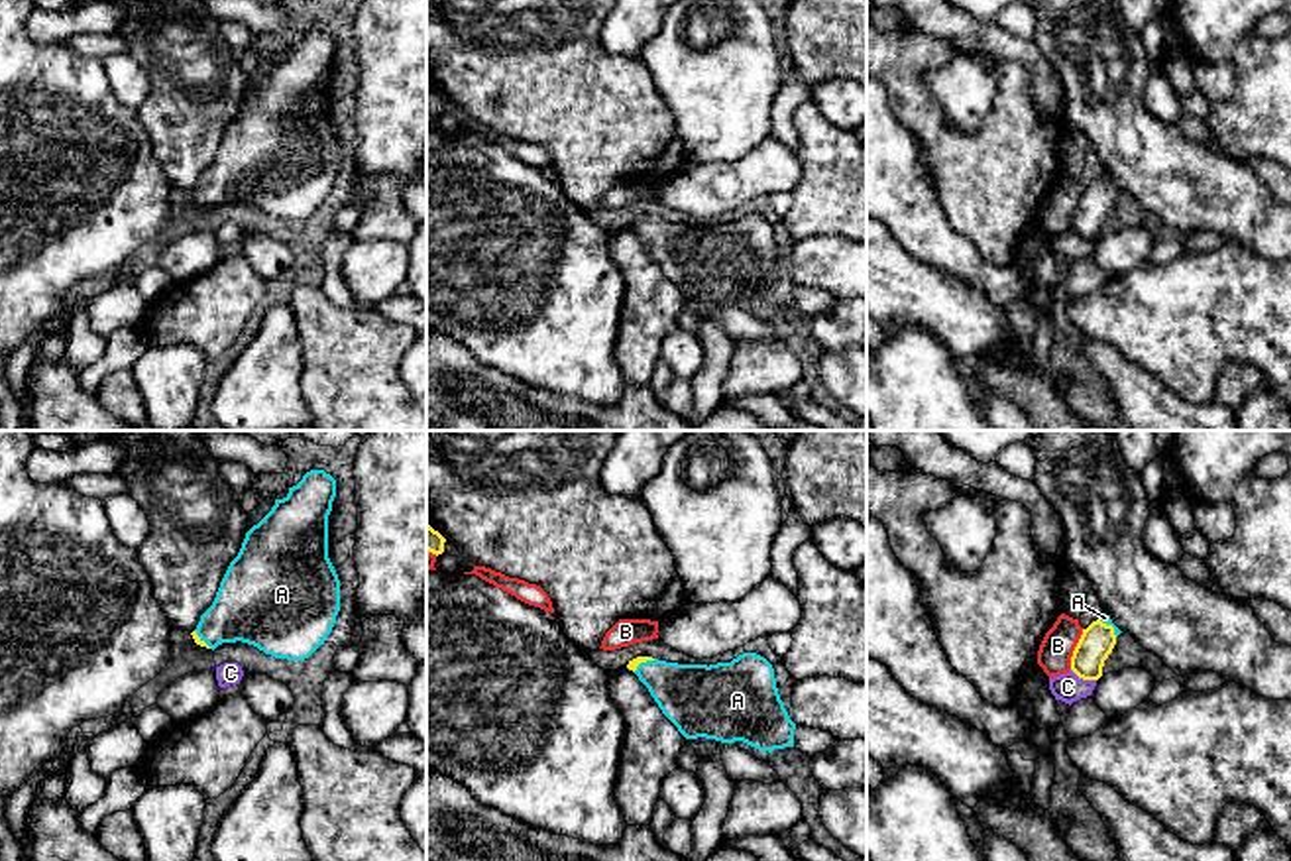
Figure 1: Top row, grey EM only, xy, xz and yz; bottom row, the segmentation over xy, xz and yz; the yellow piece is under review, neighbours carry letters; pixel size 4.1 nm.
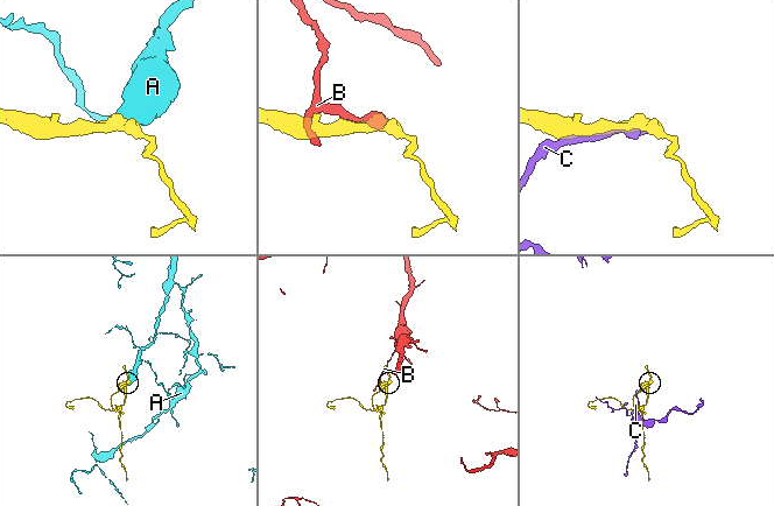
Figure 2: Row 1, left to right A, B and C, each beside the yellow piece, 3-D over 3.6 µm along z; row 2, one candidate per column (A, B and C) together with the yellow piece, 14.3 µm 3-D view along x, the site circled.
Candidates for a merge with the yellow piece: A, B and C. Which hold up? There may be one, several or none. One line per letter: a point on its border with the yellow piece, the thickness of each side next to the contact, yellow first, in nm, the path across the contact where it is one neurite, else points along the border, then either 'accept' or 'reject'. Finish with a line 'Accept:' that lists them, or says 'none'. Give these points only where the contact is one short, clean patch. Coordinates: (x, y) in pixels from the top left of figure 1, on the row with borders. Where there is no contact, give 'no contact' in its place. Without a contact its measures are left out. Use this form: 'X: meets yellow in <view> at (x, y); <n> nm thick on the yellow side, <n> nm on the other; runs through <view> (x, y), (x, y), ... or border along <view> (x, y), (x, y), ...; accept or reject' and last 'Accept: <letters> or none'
A: meets yellow in xz at (643, 661); 40 nm thick on the yellow side, 280 nm on the other; runs through xz (637, 661), (643, 661), (667, 683), (692, 696); accept
B: meets yellow in yz at (1075, 649); 140 nm thick on the yellow side, 140 nm on the other; reject
C: meets yellow in yz at (1083, 679); 140 nm thick on the yellow side, 120 nm on the other; reject
Accept: A

